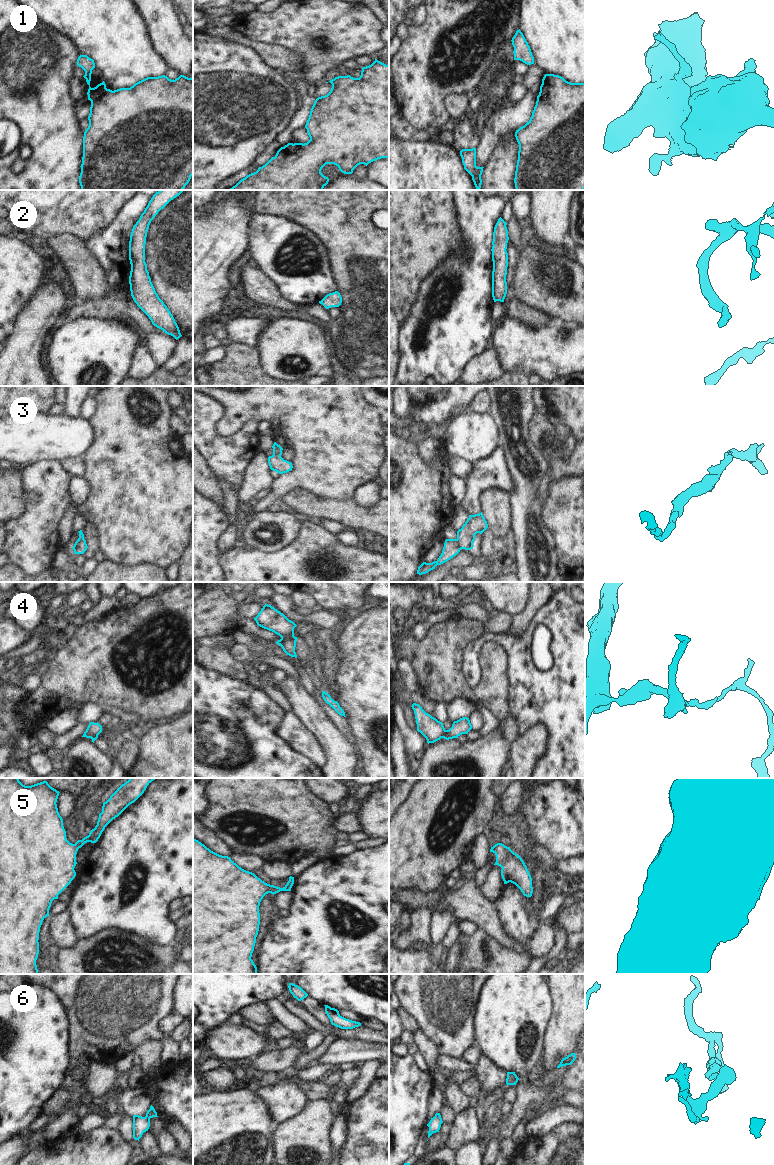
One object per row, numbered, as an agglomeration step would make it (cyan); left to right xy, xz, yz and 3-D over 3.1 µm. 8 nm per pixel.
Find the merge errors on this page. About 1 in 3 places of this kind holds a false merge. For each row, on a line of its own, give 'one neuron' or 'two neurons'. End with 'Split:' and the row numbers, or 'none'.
1: one neuron
2: one neuron
3: one neuron
4: two neurons
5: one neuron
6: one neuron
Split: 4

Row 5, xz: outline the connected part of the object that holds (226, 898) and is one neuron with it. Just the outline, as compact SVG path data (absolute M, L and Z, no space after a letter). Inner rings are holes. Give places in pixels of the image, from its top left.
M193 838L193 974L257 974L257 967L251 957L260 925L260 902L268 893L274 895L280 891L291 891L293 884L294 877L292 876L289 877L289 881L283 888L267 884L254 873L239 867L230 857L211 851L204 844Z

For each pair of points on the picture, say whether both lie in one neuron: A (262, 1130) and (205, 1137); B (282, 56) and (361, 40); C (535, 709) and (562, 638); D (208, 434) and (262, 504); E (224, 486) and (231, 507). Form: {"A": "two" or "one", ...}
{"A": "one", "B": "two", "C": "one", "D": "two", "E": "one"}

